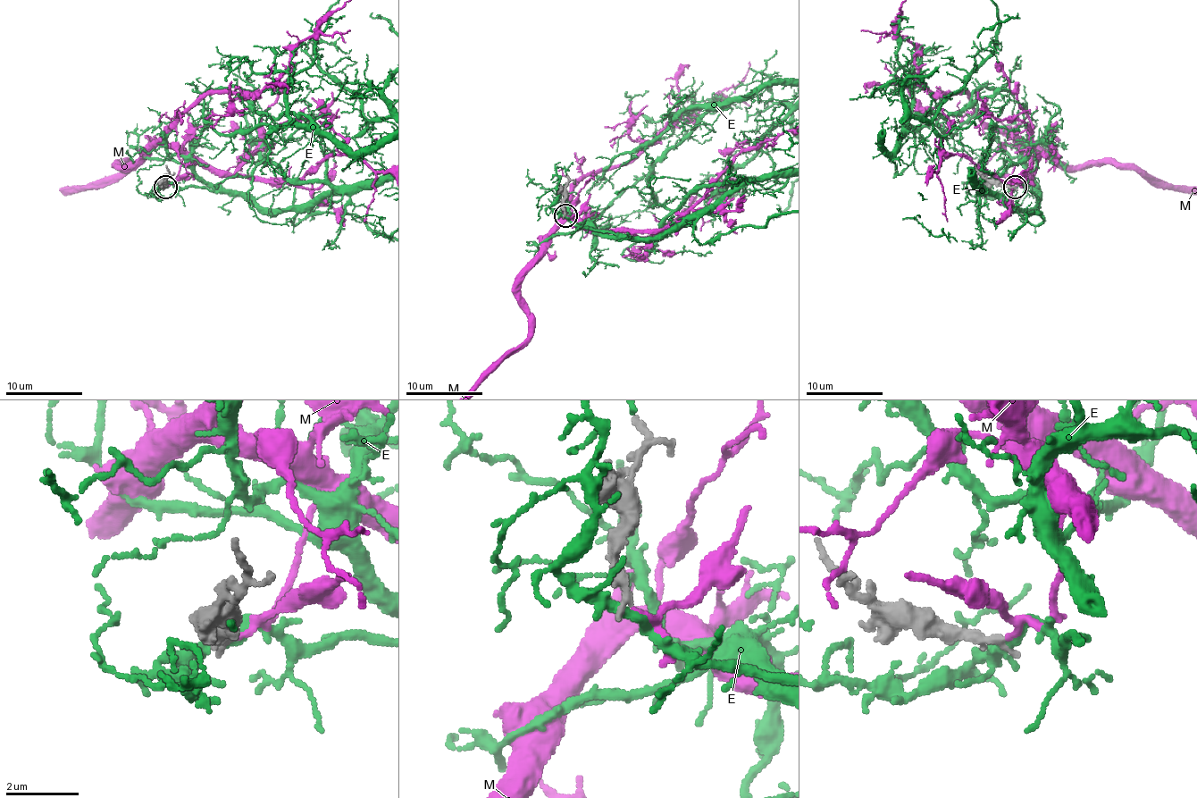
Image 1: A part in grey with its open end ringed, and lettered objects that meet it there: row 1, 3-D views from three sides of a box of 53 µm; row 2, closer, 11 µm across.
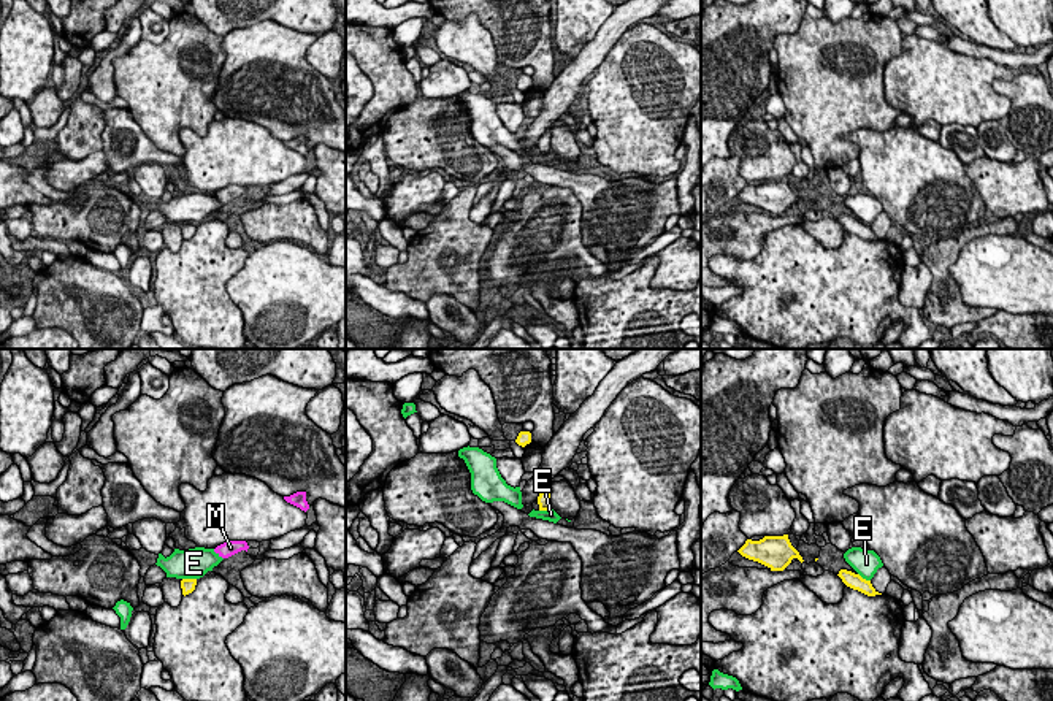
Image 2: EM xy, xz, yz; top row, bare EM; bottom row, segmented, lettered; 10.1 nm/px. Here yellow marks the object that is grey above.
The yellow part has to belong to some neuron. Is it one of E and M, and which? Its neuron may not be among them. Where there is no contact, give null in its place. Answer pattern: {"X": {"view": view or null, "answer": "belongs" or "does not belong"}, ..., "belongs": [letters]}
{"E": {"view": "xy", "answer": "does not belong"}, "M": {"view": null, "answer": "belongs"}, "belongs": ["M"]}

